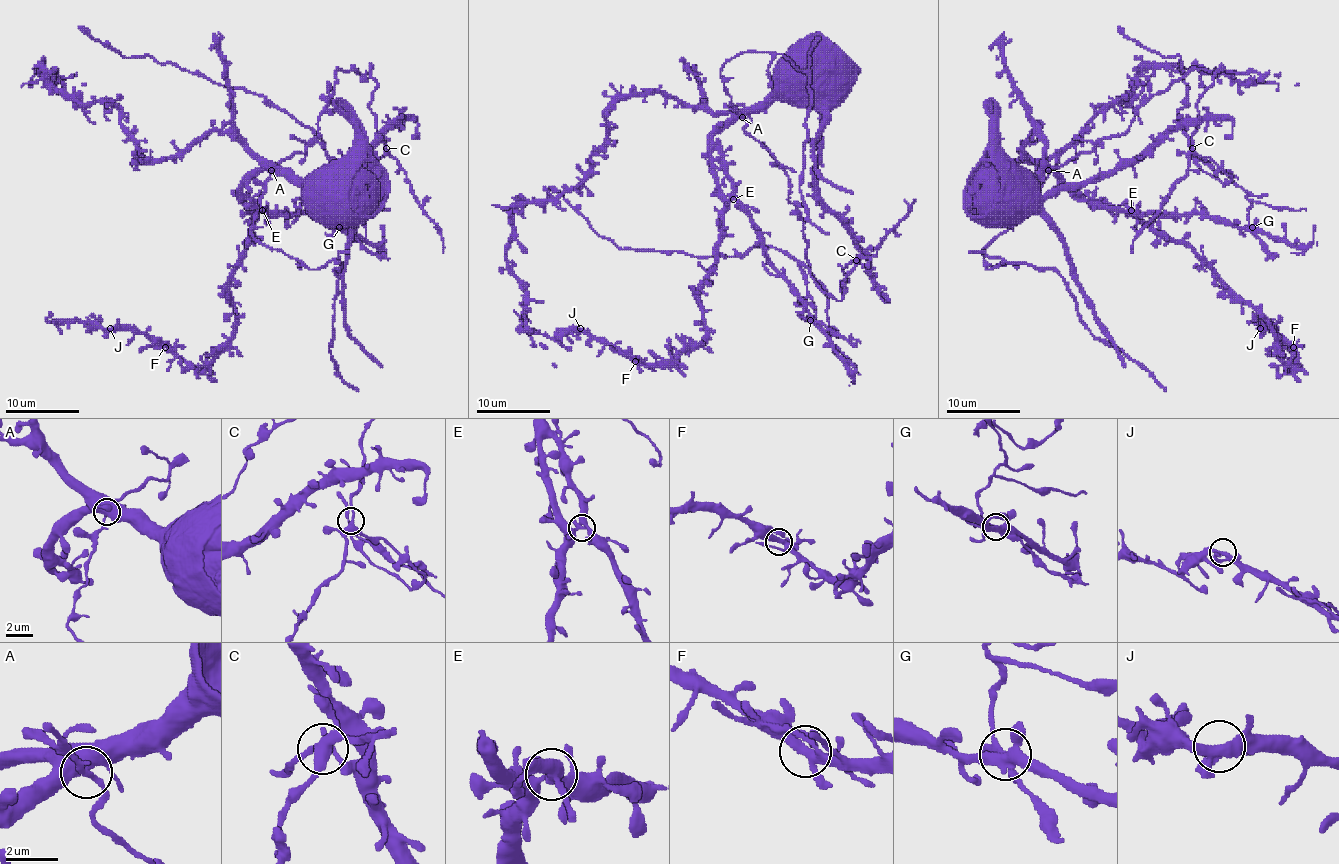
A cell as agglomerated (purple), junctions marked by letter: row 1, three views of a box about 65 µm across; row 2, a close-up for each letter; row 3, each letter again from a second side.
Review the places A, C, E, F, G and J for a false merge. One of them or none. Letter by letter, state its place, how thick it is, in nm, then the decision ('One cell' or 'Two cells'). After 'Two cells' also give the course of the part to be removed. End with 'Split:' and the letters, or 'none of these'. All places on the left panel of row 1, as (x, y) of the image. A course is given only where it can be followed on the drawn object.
A: Place: (271, 170). Thickness 400 nm. One cell
C: Place: (386, 148). Thickness 340 nm. One cell
E: Place: (262, 210). Thickness 380 nm. One cell
F: Place: (165, 347). Thickness 360 nm. One cell
G: Place: (339, 227). Thickness 360 nm. Two cells. Course of the part to remove: (340, 227), (332, 221), (331, 209), (345, 190), (325, 150)
J: Place: (110, 328). Thickness 320 nm. One cell
Split: G

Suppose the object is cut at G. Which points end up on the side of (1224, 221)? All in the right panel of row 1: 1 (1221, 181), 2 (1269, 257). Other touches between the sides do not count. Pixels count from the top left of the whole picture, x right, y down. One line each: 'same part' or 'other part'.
1: same part
2: other part

